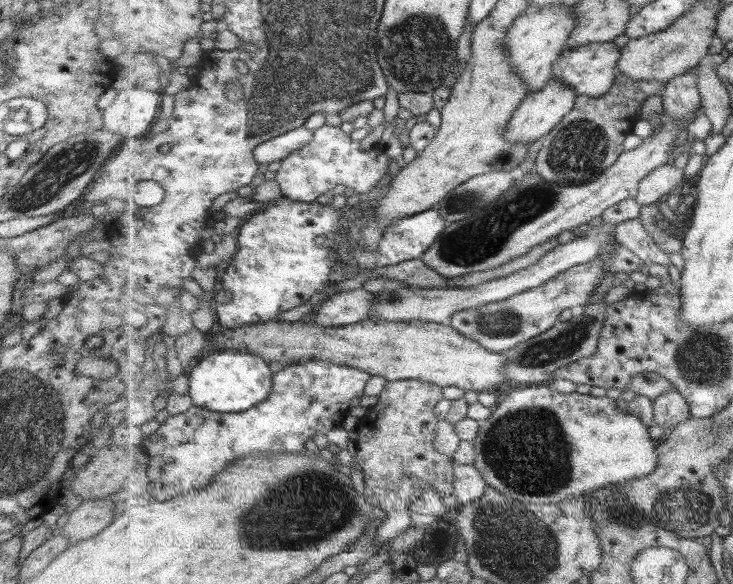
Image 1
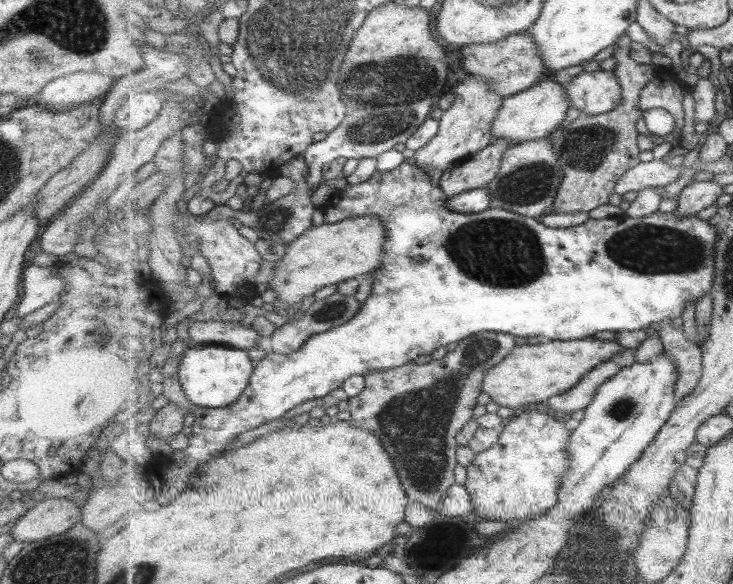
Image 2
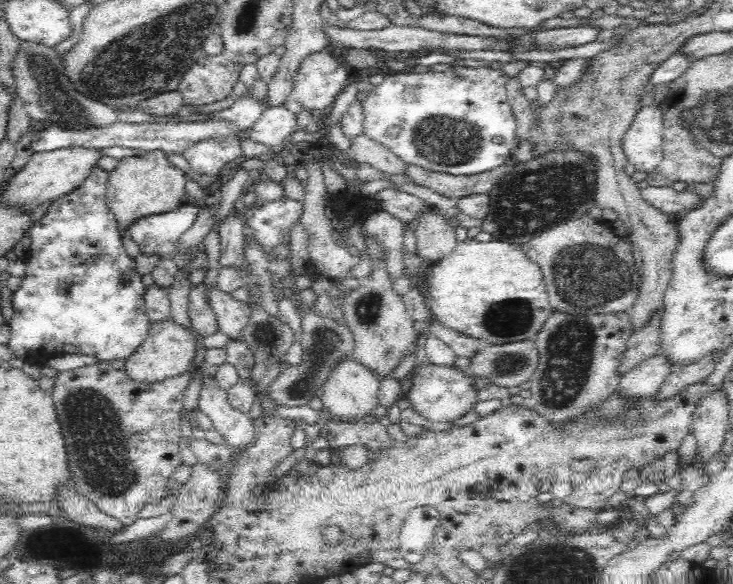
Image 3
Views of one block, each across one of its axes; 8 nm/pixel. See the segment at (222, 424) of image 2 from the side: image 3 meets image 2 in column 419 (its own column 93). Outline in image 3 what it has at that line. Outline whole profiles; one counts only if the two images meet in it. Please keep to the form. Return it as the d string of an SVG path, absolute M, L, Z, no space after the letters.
M94 165L89 171L89 176L85 182L71 193L65 194L60 200L54 201L47 210L47 213L39 220L34 222L29 229L29 236L32 243L29 248L30 258L26 260L25 275L23 276L22 286L13 291L13 316L10 320L10 337L8 338L8 350L16 356L15 365L21 365L25 361L39 366L46 362L50 356L60 354L88 354L98 358L100 362L110 362L110 360L126 360L136 352L136 349L146 340L150 329L150 322L144 311L144 294L146 287L141 281L142 275L135 267L135 259L130 257L122 247L122 237L116 222L116 217L106 206L104 189L107 187L109 172L102 170L100 166Z

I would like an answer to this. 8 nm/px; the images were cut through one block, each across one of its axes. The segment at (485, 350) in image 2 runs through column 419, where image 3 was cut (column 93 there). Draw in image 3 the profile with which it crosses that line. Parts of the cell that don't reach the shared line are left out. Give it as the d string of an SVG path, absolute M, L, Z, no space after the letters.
M98 362L98 364L80 367L75 370L60 371L59 375L54 379L54 386L50 395L53 398L61 433L67 446L68 466L72 473L71 480L73 480L74 487L79 491L80 495L85 496L96 504L96 507L104 514L120 520L124 527L133 524L137 520L137 513L146 503L153 503L167 496L168 489L171 487L169 482L172 473L182 464L178 447L178 443L181 441L182 400L184 400L184 390L188 388L190 378L194 374L195 368L160 382L137 382L135 379L129 378L124 369L117 370L106 362Z

